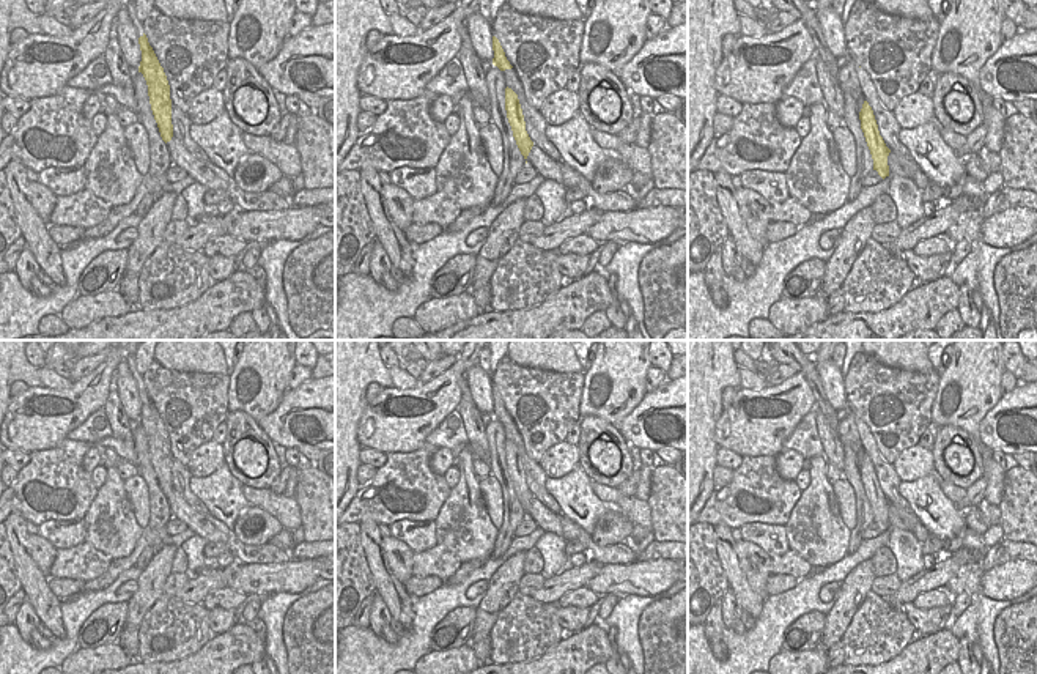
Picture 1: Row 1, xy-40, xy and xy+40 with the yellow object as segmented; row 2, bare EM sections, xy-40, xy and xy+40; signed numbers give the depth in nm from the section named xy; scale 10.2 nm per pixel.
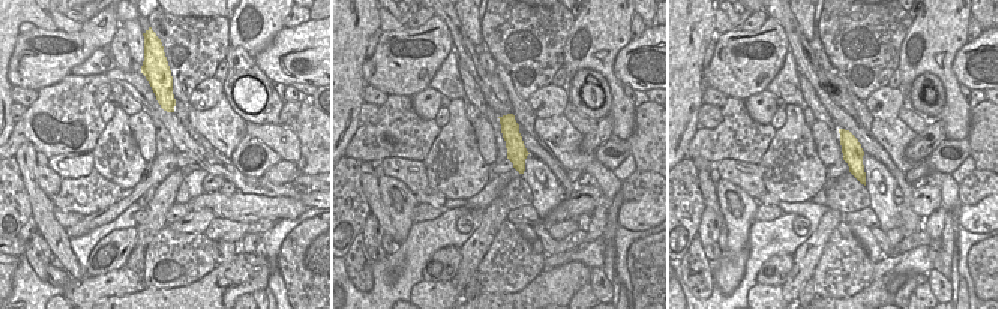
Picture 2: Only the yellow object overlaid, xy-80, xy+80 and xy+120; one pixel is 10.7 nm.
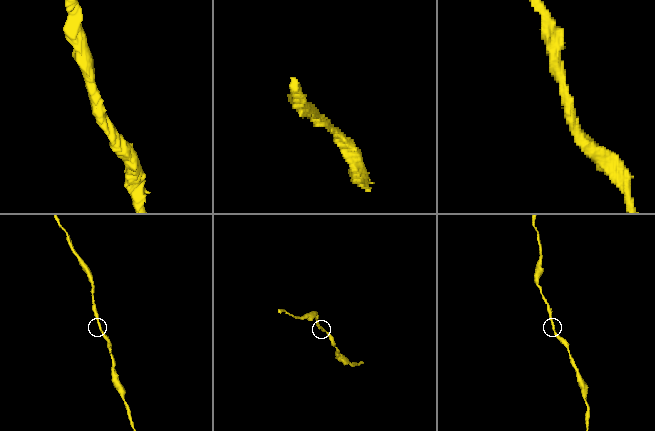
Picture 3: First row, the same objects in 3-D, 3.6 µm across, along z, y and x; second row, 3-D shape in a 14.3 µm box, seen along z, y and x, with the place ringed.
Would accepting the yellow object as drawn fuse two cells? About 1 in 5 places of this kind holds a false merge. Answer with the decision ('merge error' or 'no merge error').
no merge error

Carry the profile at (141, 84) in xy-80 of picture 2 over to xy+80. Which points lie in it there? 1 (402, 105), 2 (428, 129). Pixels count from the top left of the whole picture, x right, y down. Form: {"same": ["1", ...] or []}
{"same": ["1", "2"]}

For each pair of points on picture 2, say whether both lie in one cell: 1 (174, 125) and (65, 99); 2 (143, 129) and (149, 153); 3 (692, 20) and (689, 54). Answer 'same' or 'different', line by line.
1: same
2: same
3: same

